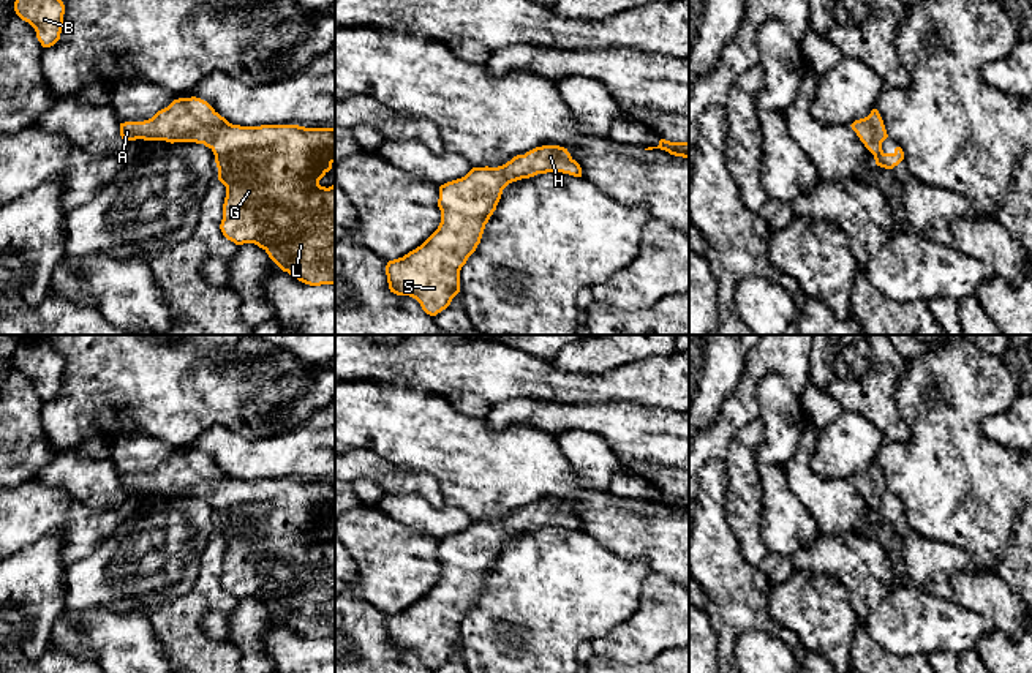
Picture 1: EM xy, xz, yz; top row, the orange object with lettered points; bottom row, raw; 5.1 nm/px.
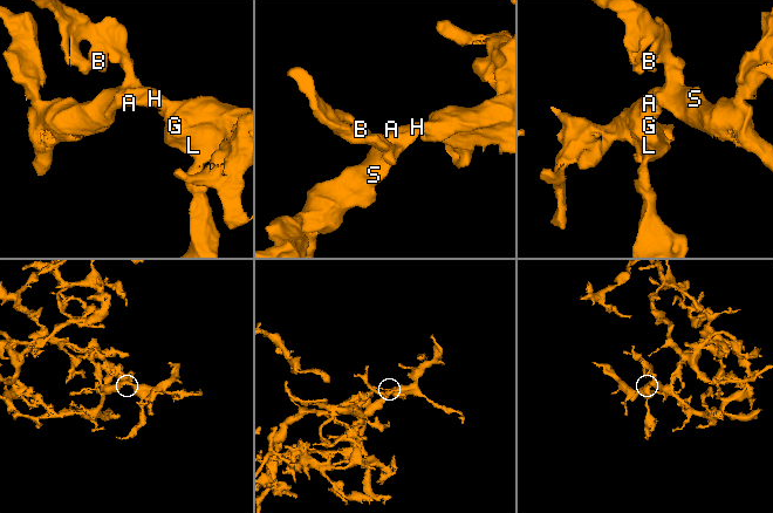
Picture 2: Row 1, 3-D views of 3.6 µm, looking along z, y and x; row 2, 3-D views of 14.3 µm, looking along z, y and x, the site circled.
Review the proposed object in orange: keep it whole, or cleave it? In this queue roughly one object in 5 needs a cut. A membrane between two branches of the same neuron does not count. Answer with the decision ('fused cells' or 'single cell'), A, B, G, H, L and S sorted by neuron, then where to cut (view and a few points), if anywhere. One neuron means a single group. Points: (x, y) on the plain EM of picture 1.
single cell | A B G H L S | no cut

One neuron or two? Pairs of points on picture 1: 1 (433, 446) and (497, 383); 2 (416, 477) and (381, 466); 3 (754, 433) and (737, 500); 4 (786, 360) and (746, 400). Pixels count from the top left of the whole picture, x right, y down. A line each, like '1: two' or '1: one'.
1: two
2: one
3: one
4: one

